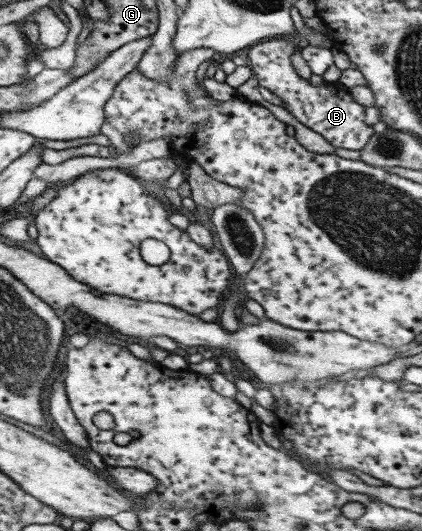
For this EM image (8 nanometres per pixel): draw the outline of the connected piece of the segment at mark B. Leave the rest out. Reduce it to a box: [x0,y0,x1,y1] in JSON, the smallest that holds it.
[247,37,374,151]

